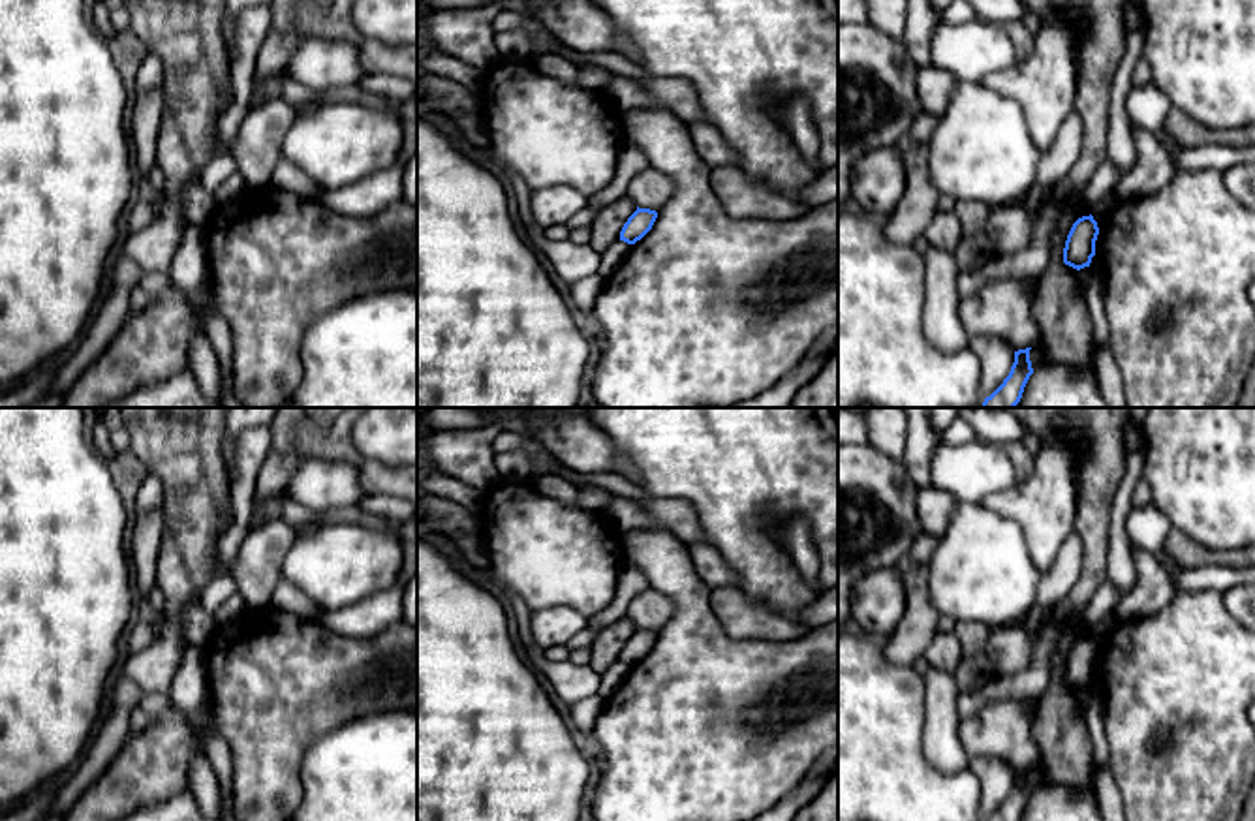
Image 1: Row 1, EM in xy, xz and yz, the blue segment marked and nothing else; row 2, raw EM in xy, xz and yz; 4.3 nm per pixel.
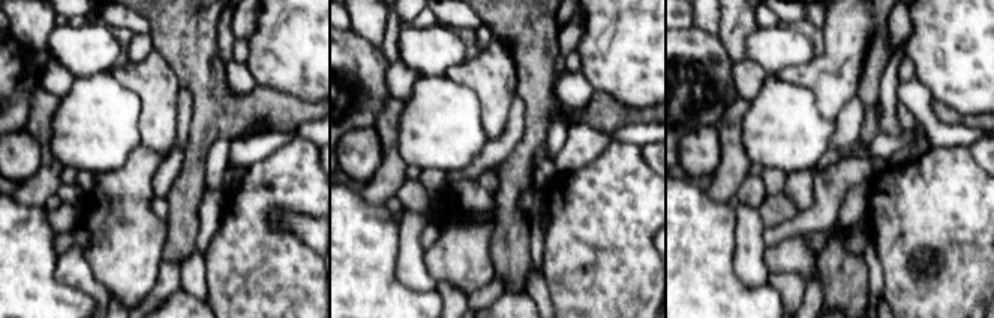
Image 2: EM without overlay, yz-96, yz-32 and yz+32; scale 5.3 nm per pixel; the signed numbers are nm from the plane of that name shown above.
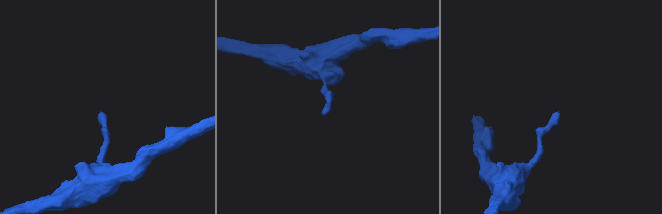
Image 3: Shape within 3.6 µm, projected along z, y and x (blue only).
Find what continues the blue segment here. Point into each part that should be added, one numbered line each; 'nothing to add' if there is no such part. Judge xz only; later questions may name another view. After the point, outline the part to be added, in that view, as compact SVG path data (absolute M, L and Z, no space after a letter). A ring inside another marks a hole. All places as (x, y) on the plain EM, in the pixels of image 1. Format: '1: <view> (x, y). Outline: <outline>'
nothing to add

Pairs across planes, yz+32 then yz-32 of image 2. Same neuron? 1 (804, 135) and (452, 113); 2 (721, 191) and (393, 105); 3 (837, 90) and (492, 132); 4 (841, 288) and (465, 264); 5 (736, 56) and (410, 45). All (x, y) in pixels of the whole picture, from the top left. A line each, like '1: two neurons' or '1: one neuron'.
1: one neuron
2: one neuron
3: one neuron
4: two neurons
5: two neurons

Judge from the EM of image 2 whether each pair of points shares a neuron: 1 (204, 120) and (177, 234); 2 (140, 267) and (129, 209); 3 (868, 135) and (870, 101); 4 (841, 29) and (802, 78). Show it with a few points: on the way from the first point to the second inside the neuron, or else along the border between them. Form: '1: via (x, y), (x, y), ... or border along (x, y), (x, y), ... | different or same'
1: via (197, 149), (183, 206) | same
2: via (129, 252), (129, 224) | same
3: via (870, 126), (870, 110) | same
4: via (841, 42), (816, 71) | same

